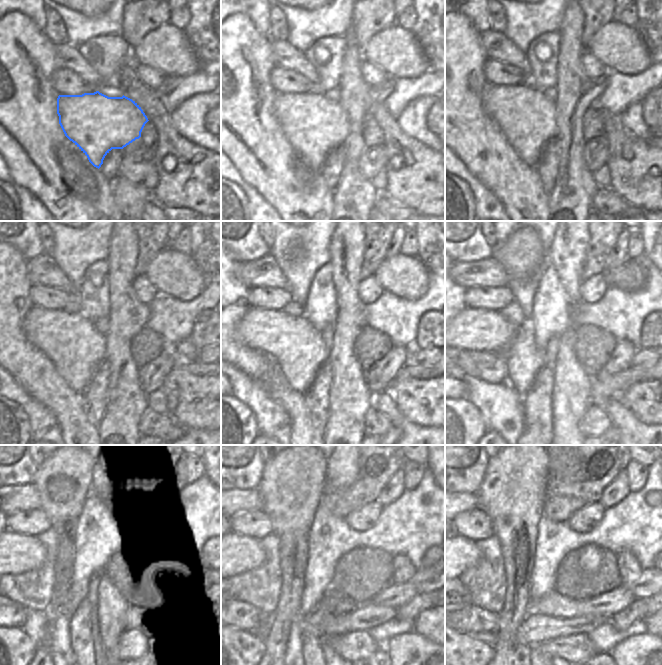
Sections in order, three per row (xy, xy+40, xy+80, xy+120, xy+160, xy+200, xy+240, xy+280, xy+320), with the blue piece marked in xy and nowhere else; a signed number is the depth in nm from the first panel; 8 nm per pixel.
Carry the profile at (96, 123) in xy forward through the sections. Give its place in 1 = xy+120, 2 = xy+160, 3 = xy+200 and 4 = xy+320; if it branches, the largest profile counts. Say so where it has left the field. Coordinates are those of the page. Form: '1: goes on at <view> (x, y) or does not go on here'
1: goes on at xy+120 (70, 340)
2: goes on at xy+160 (298, 347)
3: goes on at xy+200 (474, 329)
4: goes on at xy+320 (465, 553)

